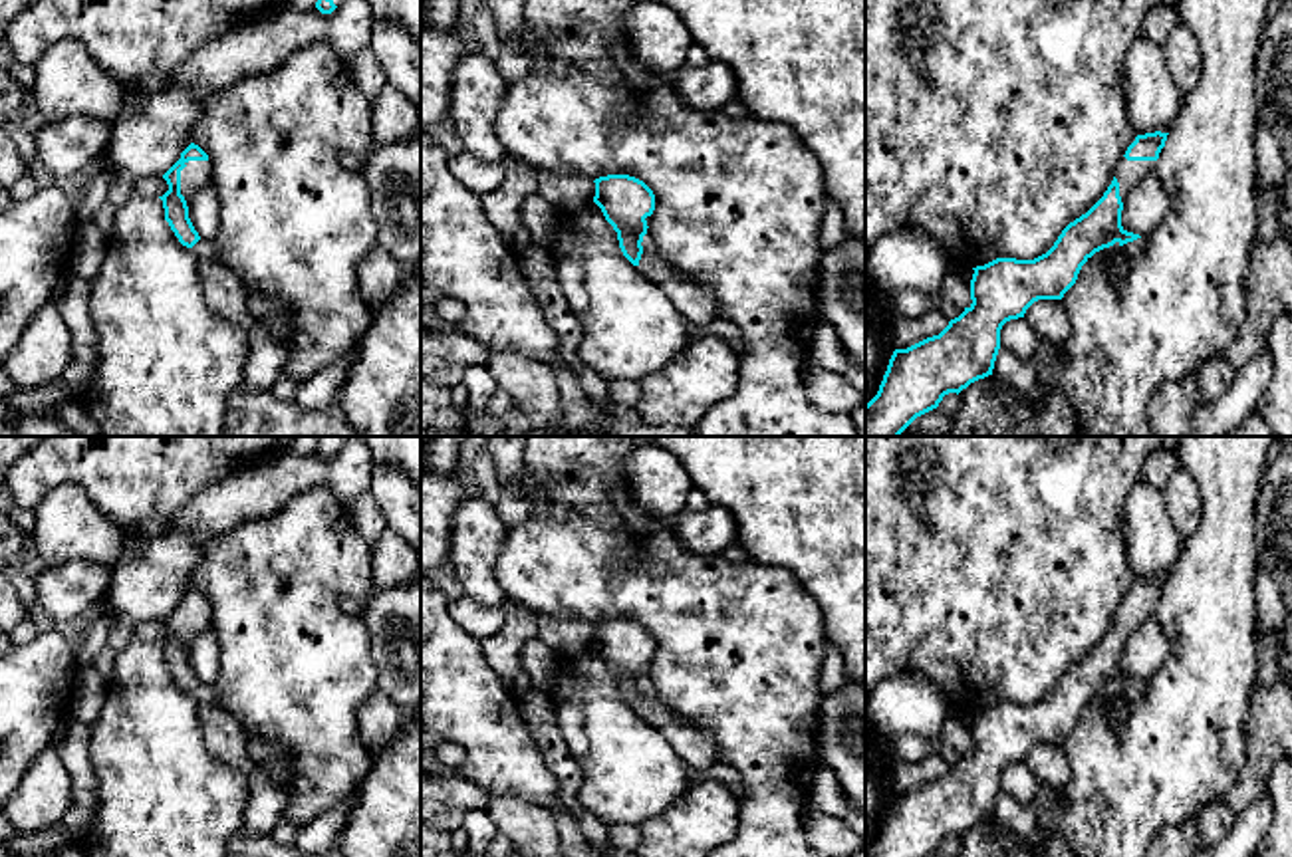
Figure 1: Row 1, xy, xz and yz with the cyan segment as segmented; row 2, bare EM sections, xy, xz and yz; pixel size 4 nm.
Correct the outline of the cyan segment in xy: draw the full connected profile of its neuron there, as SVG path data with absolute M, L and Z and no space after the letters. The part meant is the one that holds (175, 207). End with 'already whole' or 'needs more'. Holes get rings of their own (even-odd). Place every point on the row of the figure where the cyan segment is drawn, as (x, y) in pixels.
M191 143L181 159L163 175L169 190L159 196L165 208L165 220L179 238L179 242L191 248L200 260L218 262L220 250L216 242L202 240L189 218L187 196L196 192L210 181L212 165L208 155L194 143Z | needs more

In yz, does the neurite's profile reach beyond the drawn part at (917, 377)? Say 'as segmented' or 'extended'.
extended

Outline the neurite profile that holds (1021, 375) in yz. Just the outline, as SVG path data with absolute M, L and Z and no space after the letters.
M998 349L992 375L1028 405L1040 401L1040 385L1032 361L1022 361L1012 353Z

